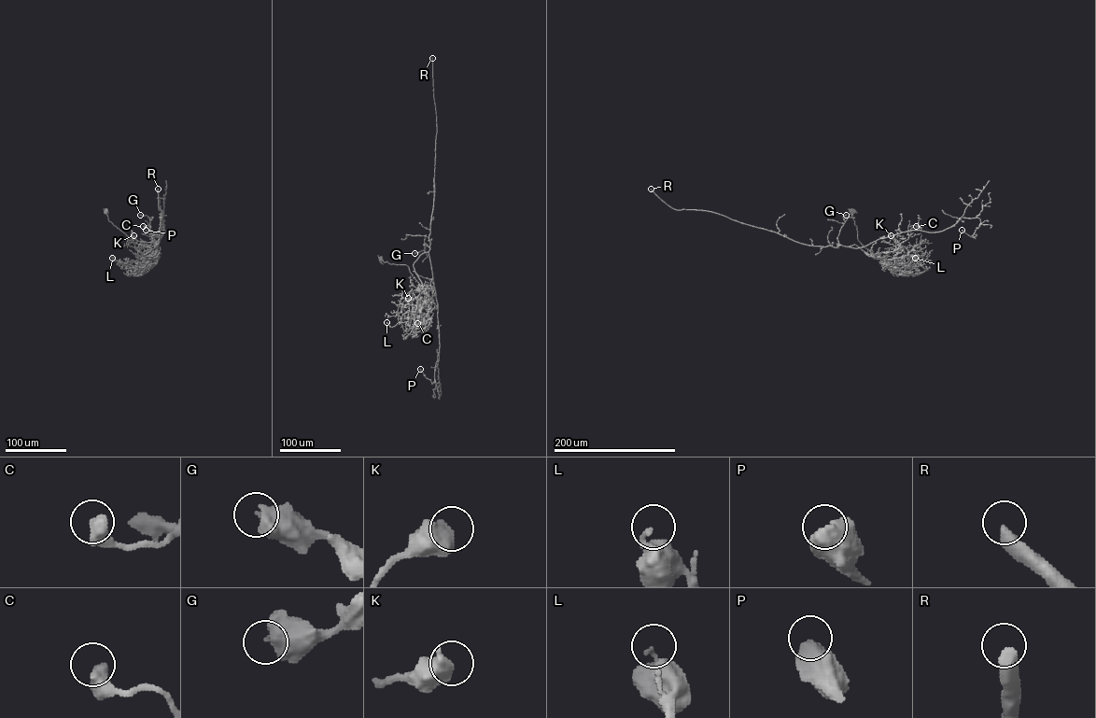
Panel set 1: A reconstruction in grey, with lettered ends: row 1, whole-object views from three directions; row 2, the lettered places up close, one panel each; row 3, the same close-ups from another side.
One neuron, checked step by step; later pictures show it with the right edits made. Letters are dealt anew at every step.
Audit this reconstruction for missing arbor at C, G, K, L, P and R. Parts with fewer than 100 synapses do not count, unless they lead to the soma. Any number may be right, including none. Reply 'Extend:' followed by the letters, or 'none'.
Extend: R

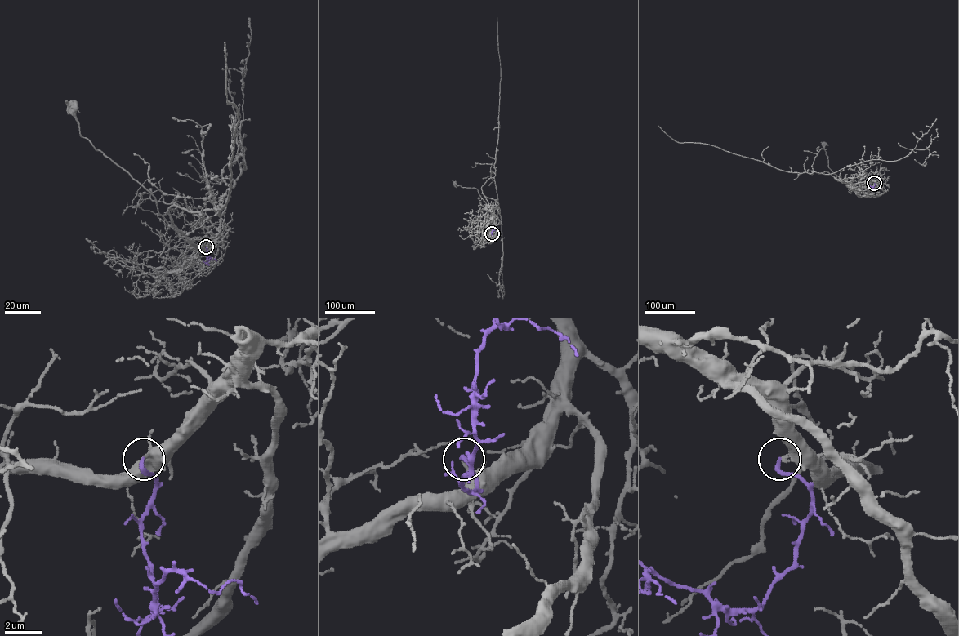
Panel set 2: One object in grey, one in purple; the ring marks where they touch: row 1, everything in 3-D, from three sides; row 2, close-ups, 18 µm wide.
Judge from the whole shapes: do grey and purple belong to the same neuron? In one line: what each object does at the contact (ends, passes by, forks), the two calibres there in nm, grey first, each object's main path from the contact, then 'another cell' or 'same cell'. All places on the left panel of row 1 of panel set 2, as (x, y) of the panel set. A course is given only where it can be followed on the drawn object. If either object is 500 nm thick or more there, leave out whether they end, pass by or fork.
grey ends; purple ends; calibres 200 and 200 nm; course grey (206, 246), (216, 237), (212, 248), (199, 249), (176, 232), (158, 213), (155, 198), (82, 136), (72, 107); course purple (206, 246), (207, 261), (208, 258), (216, 261); same cell

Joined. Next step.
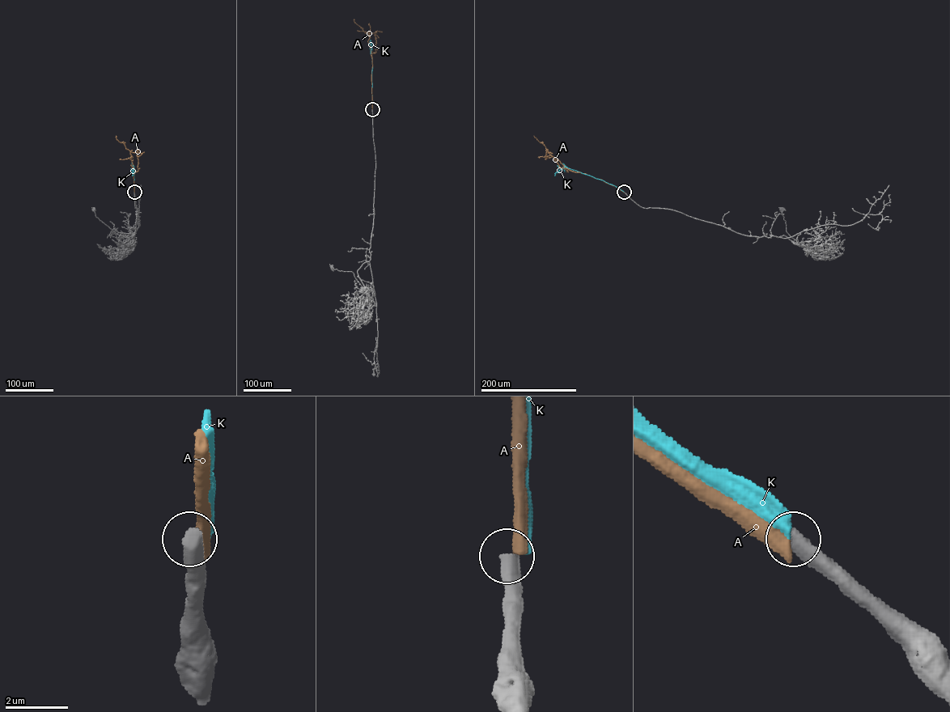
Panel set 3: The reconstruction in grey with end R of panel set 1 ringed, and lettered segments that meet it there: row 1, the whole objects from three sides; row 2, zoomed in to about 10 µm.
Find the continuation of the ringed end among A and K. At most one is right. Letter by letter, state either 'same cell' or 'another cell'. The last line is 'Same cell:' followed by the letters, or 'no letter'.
A: another cell
K: another cell
Same cell: no letter

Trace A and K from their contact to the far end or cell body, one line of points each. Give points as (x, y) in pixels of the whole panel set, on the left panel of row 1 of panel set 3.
A: (134, 192), (134, 172), (130, 151), (116, 135)
K: (134, 192), (133, 167), (132, 175)

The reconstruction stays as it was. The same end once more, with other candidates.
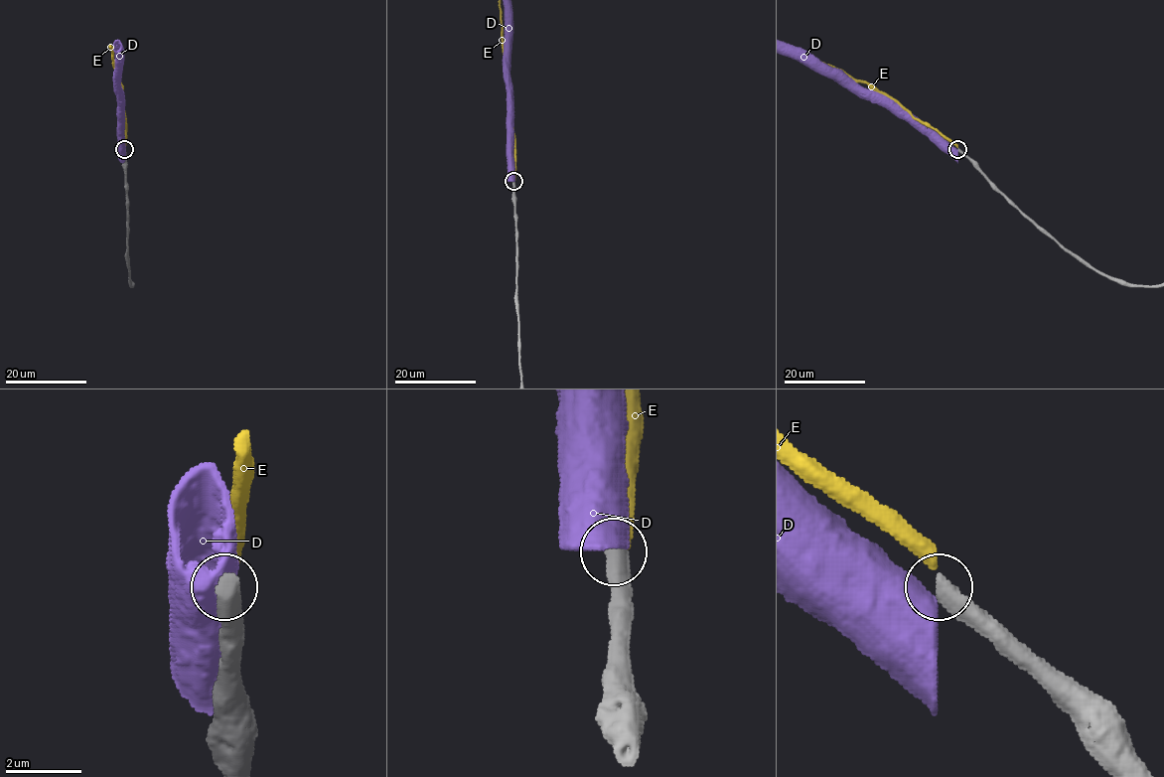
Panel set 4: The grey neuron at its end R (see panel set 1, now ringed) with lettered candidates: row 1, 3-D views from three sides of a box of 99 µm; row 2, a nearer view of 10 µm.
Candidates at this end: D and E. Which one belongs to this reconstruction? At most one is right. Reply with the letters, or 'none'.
none

